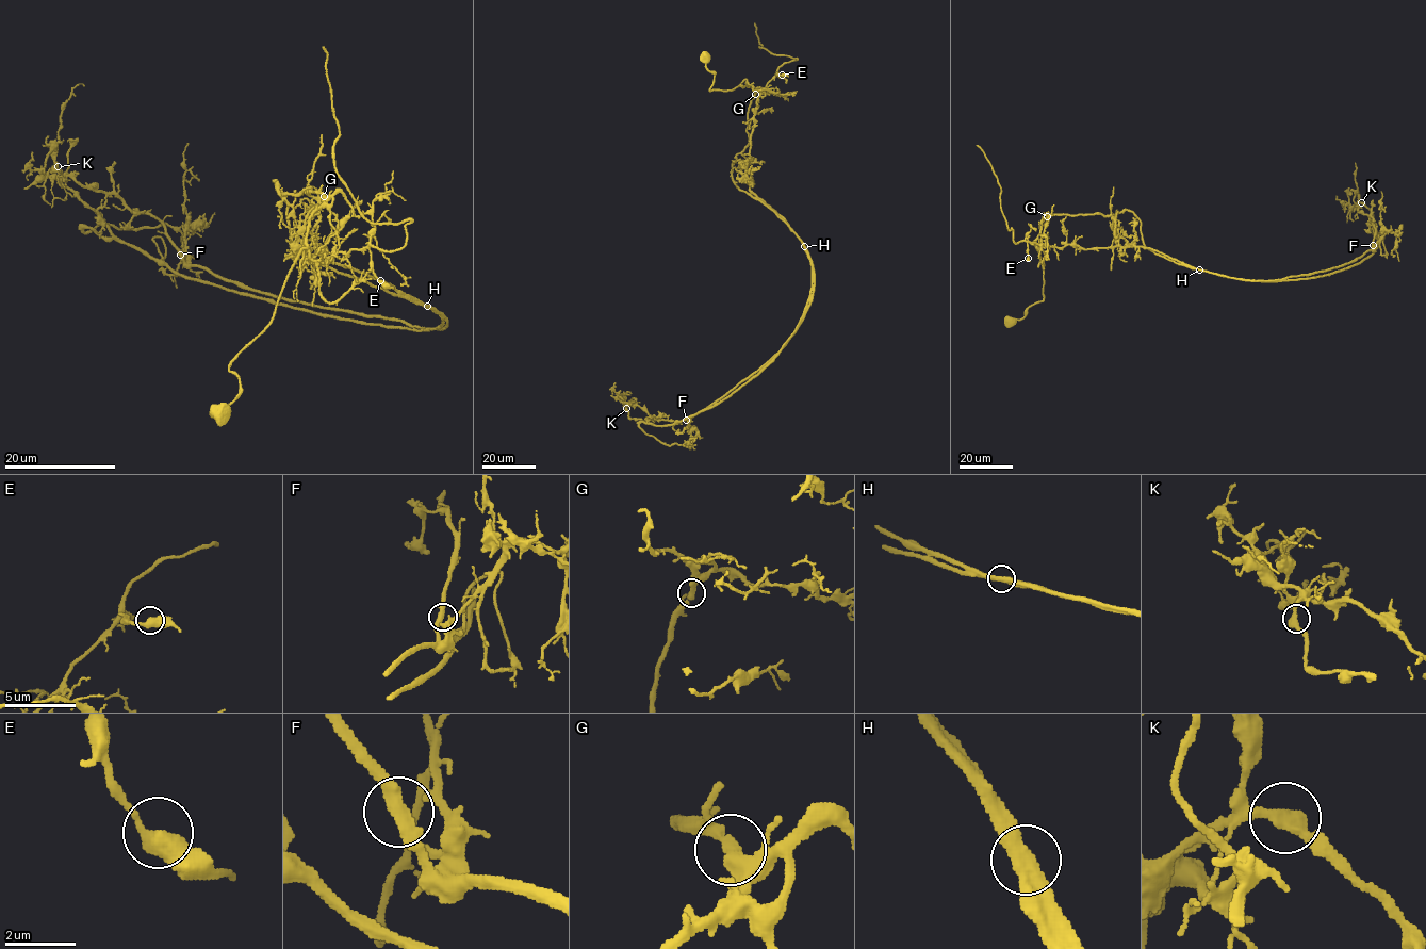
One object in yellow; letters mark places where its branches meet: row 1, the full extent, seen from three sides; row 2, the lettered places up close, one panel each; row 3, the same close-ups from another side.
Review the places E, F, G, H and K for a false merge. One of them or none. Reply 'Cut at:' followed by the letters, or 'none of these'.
Cut at: H

